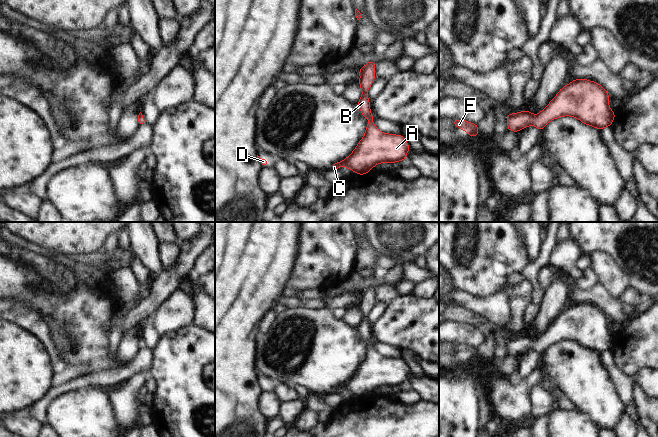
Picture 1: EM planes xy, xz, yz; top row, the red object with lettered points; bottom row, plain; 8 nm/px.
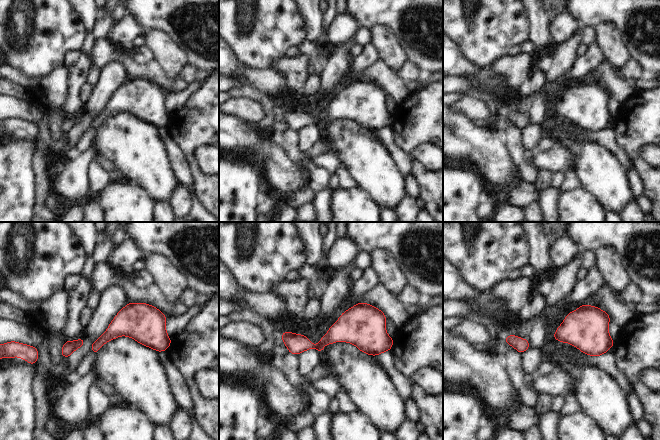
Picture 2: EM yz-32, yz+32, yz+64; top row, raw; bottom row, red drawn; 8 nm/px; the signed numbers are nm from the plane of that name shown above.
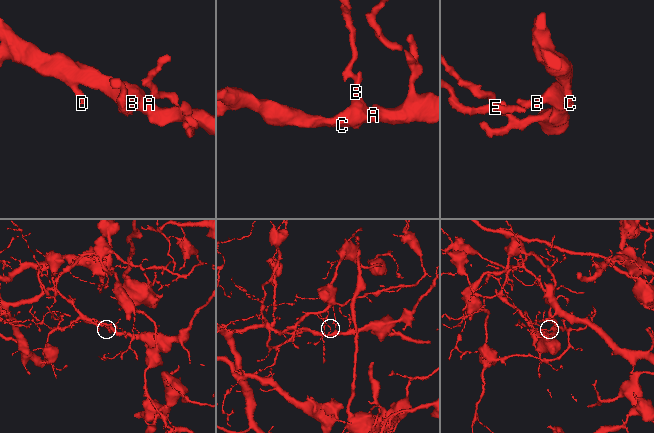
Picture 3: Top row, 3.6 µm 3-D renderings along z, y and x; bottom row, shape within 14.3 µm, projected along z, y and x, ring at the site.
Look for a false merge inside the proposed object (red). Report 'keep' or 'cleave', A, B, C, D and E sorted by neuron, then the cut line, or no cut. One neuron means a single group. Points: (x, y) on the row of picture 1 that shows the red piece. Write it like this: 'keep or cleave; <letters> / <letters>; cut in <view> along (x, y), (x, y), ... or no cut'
keep; A B C D E; no cut

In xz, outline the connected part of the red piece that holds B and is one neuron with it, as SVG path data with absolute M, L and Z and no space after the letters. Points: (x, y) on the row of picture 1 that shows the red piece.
M370 60L359 69L362 96L357 105L365 119L370 118L364 137L354 151L343 161L333 163L331 169L338 170L346 166L358 175L367 174L379 163L395 163L404 161L410 149L409 144L401 135L382 133L373 123L374 116L370 111L370 100L367 91L375 80L375 61Z

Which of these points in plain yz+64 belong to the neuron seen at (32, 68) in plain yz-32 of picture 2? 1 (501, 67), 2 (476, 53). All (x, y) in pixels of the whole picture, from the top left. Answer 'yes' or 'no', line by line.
1: no
2: yes

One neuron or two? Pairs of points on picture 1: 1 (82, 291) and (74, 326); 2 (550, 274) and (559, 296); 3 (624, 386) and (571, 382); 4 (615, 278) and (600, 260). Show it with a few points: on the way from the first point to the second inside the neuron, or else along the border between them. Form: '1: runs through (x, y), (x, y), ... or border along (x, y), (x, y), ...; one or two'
1: runs through (82, 300), (82, 317); one
2: border along (556, 271), (555, 278), (546, 289); two
3: border along (602, 365), (615, 386), (620, 399), (626, 406); two
4: runs through (611, 274), (603, 264); one

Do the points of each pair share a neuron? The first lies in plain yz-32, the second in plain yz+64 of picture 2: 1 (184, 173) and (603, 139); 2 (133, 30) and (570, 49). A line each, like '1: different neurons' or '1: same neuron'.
1: same neuron
2: different neurons

